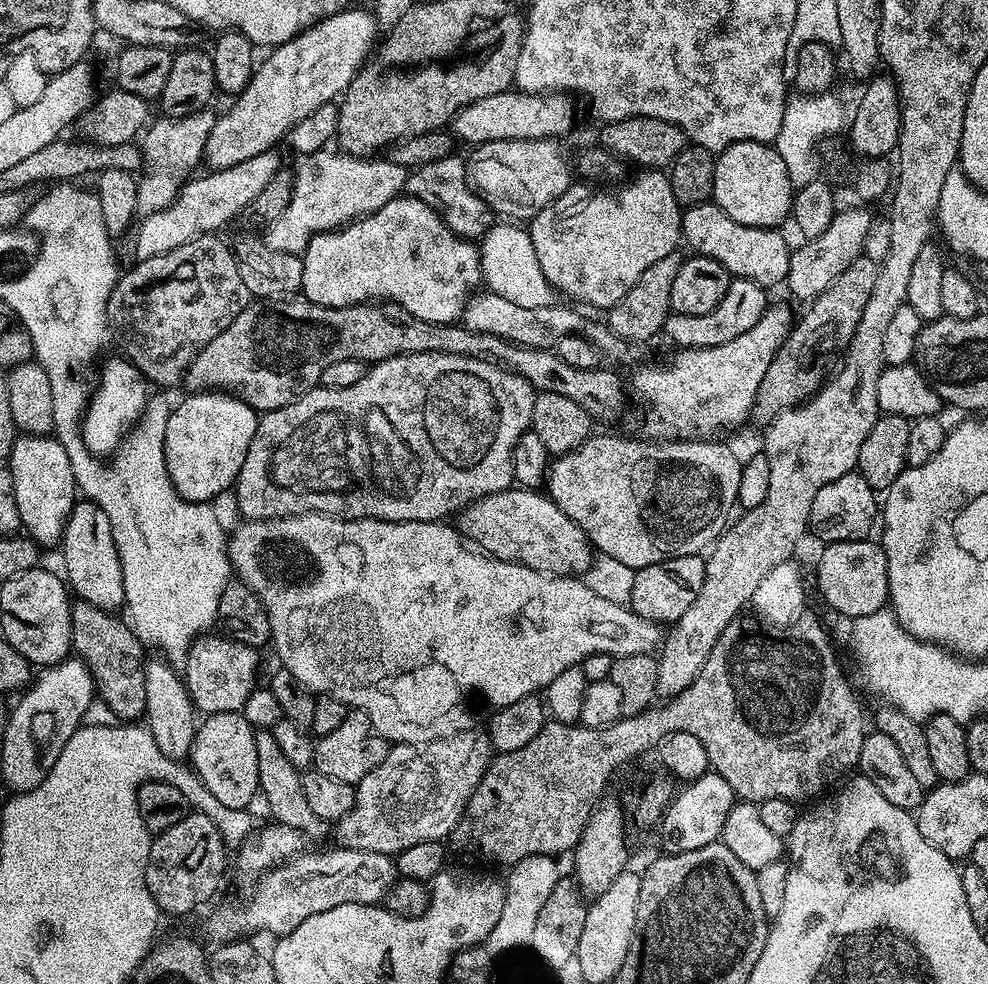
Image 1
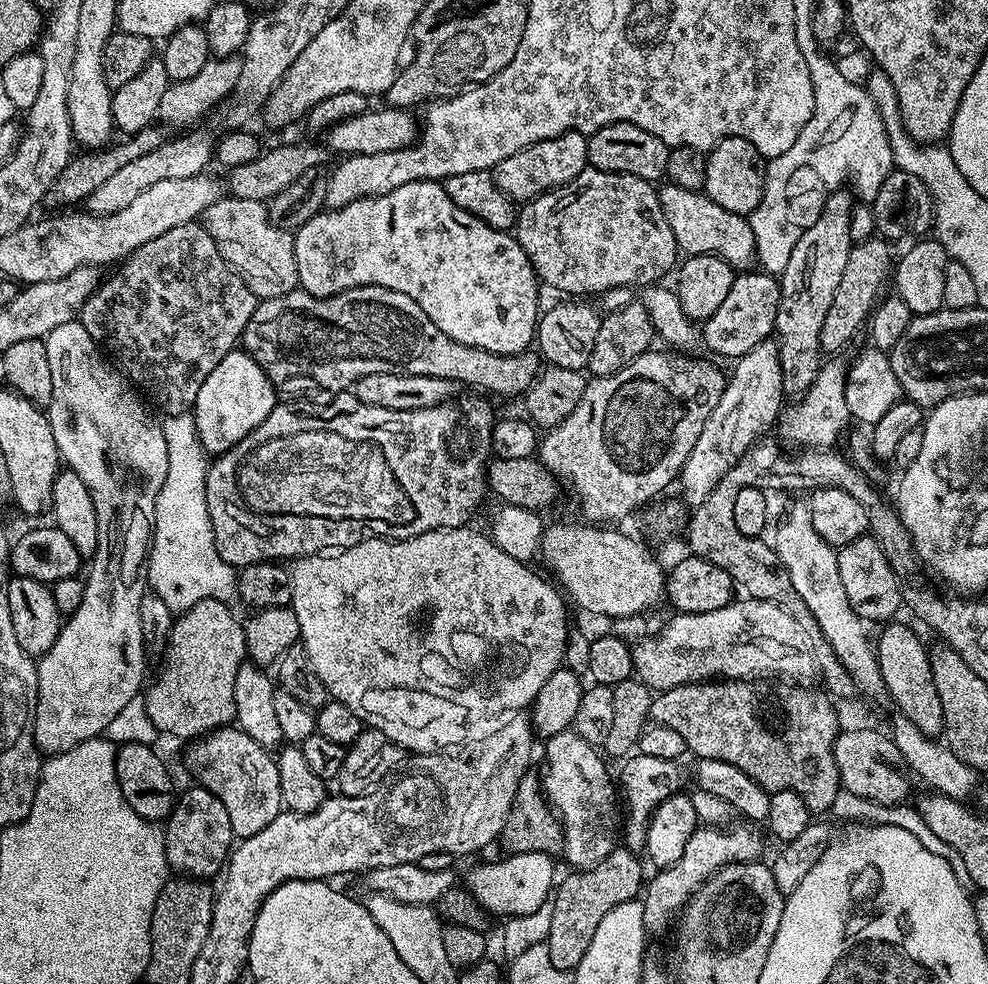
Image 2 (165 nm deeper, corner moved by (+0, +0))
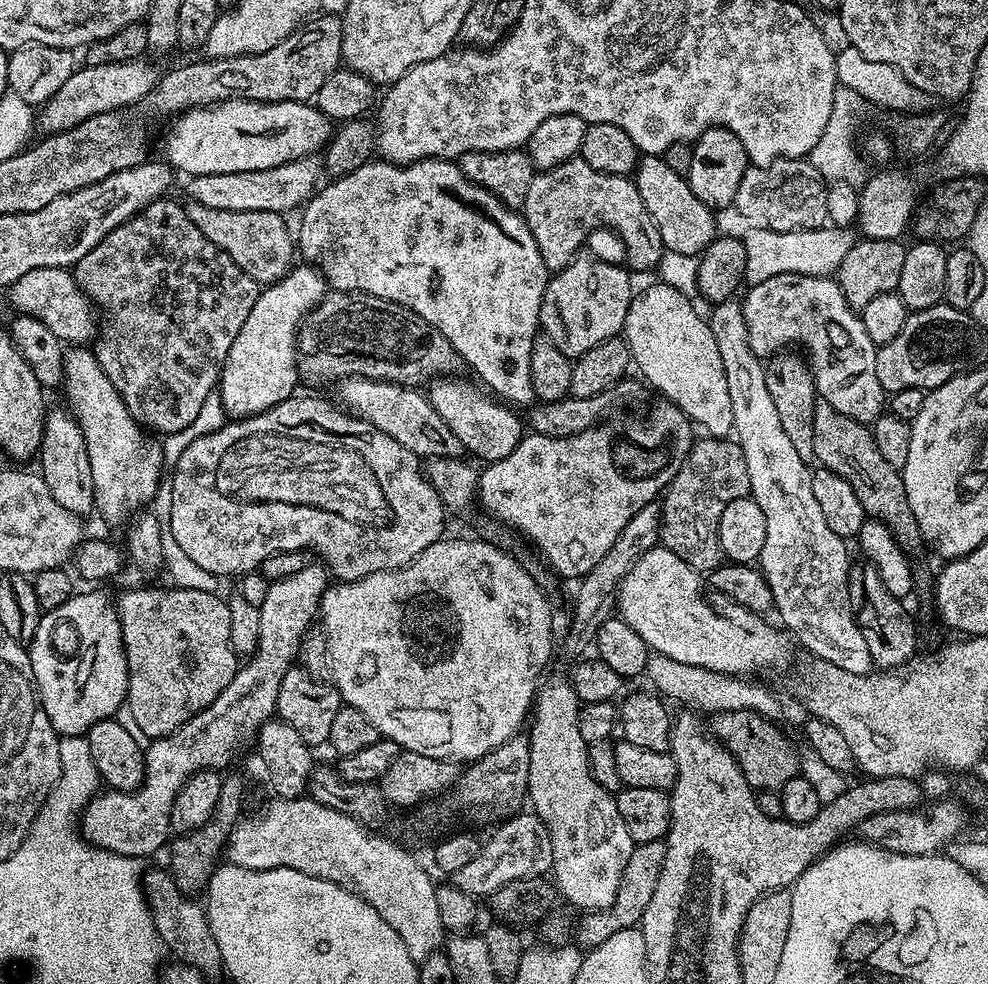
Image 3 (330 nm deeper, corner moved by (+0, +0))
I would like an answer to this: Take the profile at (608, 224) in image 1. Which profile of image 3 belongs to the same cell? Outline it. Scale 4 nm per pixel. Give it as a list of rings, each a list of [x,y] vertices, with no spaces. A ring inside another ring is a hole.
[[[579,158],[537,171],[534,182],[530,182],[522,215],[530,226],[530,234],[534,234],[534,242],[538,242],[542,262],[546,262],[552,274],[561,272],[577,259],[579,252],[576,251],[583,246],[584,239],[599,228],[613,228],[620,235],[621,242],[628,247],[627,267],[633,273],[655,269],[666,251],[662,234],[658,234],[646,202],[642,202],[642,194],[638,194],[635,179],[602,174]]]

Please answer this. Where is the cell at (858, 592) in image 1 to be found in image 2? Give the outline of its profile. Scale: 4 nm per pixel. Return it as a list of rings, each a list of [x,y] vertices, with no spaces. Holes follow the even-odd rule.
[[[865,534],[854,542],[842,545],[836,553],[838,575],[843,589],[846,590],[849,606],[865,622],[871,622],[871,620],[891,621],[895,617],[892,615],[902,608],[902,580],[896,577],[896,572],[892,569],[892,564],[888,561],[888,556],[879,543],[883,544],[875,535]]]

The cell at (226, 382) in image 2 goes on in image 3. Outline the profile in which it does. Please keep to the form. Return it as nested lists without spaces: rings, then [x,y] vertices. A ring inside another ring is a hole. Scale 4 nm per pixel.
[[[311,266],[303,267],[293,267],[281,280],[267,285],[254,302],[250,318],[246,318],[242,330],[238,330],[238,338],[234,338],[234,346],[230,346],[218,385],[225,417],[257,416],[289,399],[297,391],[298,326],[303,324],[312,309],[324,301],[326,295],[324,277]]]

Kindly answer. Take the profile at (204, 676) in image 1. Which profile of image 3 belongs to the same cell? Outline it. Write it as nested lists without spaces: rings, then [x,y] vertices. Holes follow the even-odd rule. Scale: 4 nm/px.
[[[168,586],[168,589],[132,588],[115,601],[128,663],[126,702],[149,741],[170,734],[178,730],[178,726],[190,722],[190,718],[206,710],[206,706],[210,706],[210,702],[214,702],[214,698],[230,686],[230,678],[234,678],[238,657],[230,642],[230,610],[227,599],[219,600],[218,597],[216,592]]]

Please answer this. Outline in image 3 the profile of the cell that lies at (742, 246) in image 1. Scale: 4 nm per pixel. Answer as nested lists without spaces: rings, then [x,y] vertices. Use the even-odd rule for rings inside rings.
[[[645,155],[637,163],[634,179],[638,194],[642,194],[642,202],[646,202],[646,210],[650,210],[650,218],[654,218],[654,222],[658,226],[658,234],[662,234],[662,242],[667,251],[699,257],[700,253],[704,251],[704,247],[711,240],[716,239],[718,229],[716,229],[716,220],[712,217],[715,216],[713,209],[707,208],[694,194],[694,190],[690,190],[687,179],[674,174],[674,170],[670,170],[670,166],[666,166],[666,162],[660,156]]]

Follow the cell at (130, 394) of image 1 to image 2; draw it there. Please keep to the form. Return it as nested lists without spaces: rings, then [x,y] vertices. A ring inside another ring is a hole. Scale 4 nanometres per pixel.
[[[72,319],[70,322],[62,322],[62,326],[54,326],[54,330],[49,332],[44,345],[46,350],[52,353],[54,361],[54,371],[56,373],[56,385],[54,386],[54,398],[52,403],[47,405],[46,415],[48,421],[52,424],[56,445],[60,447],[62,460],[71,471],[78,474],[78,478],[82,478],[82,482],[86,482],[86,486],[90,490],[90,494],[94,498],[94,508],[98,514],[98,546],[96,552],[90,557],[92,569],[89,570],[88,576],[84,580],[84,597],[78,606],[76,612],[71,613],[63,621],[58,638],[54,642],[54,646],[50,646],[50,650],[39,657],[36,665],[36,673],[38,674],[38,698],[36,699],[36,717],[32,723],[32,733],[36,739],[36,746],[44,754],[55,754],[57,752],[65,752],[72,747],[78,746],[79,743],[86,742],[88,739],[94,739],[104,734],[110,726],[110,722],[114,721],[118,712],[132,698],[134,698],[145,683],[144,680],[144,656],[146,657],[146,649],[144,647],[144,635],[142,634],[142,622],[138,618],[138,610],[142,606],[142,598],[146,594],[146,565],[150,555],[150,545],[152,543],[152,530],[156,518],[156,496],[160,492],[162,482],[166,482],[166,470],[168,469],[168,451],[166,450],[166,438],[164,437],[164,425],[159,419],[148,413],[148,408],[142,401],[136,397],[137,389],[124,381],[124,376],[104,357],[102,349],[96,345],[96,340],[92,337],[92,332],[84,324],[79,324],[79,319]]]

